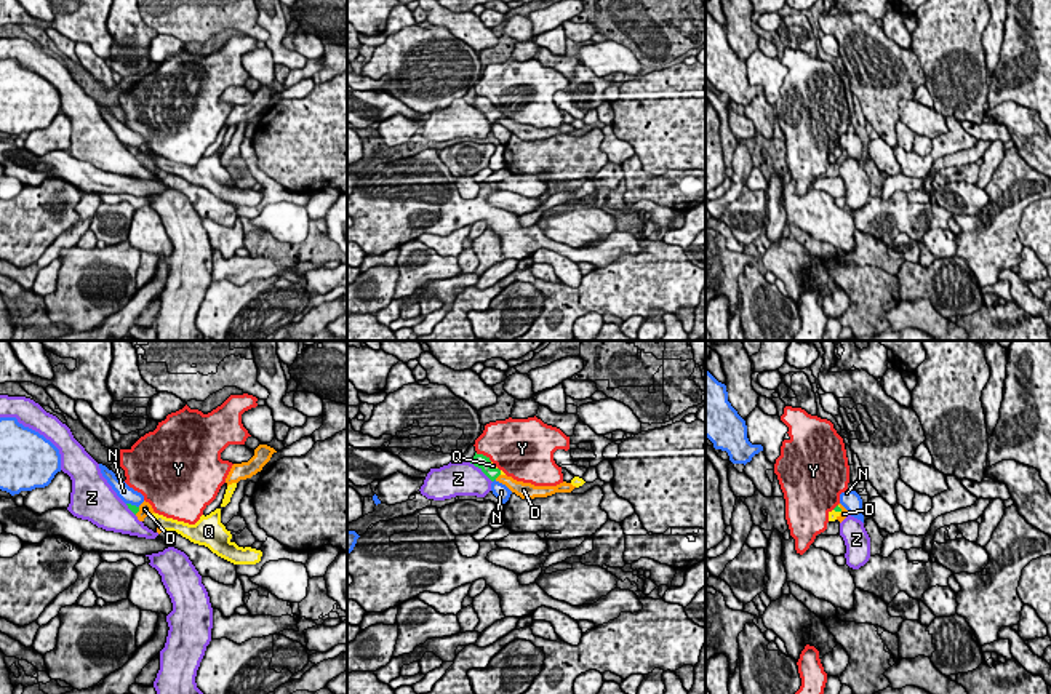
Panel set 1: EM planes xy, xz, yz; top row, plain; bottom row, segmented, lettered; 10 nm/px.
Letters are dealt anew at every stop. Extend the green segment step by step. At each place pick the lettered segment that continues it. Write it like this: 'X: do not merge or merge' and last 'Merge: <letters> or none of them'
D: do not merge
N: do not merge
Q: merge
Y: do not merge
Z: do not merge
Merge: Q

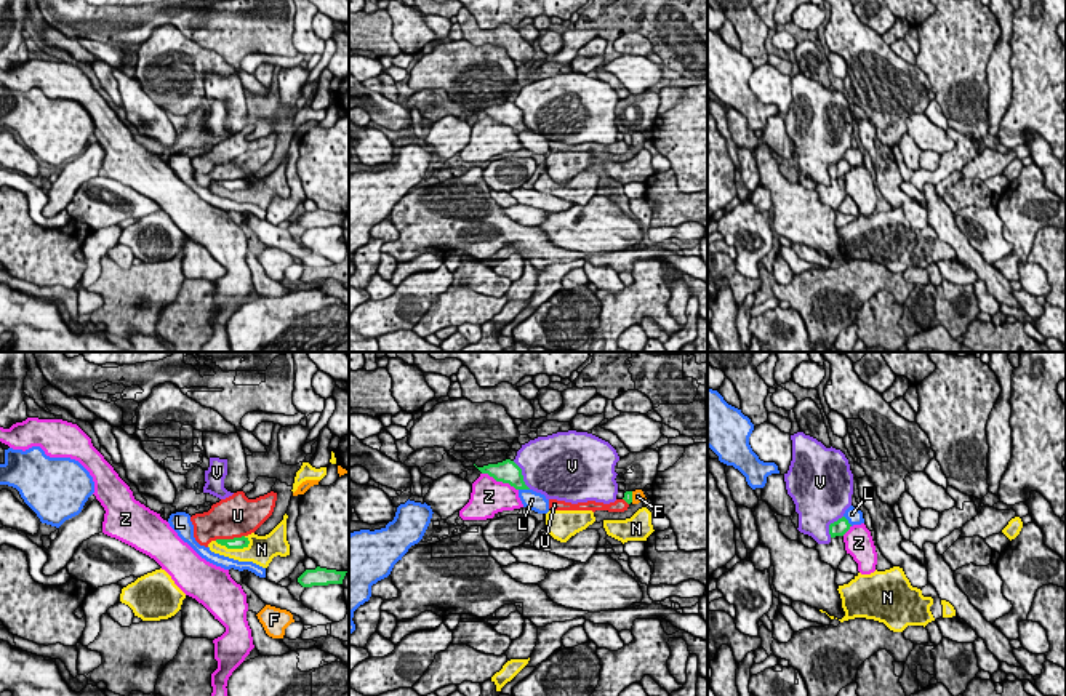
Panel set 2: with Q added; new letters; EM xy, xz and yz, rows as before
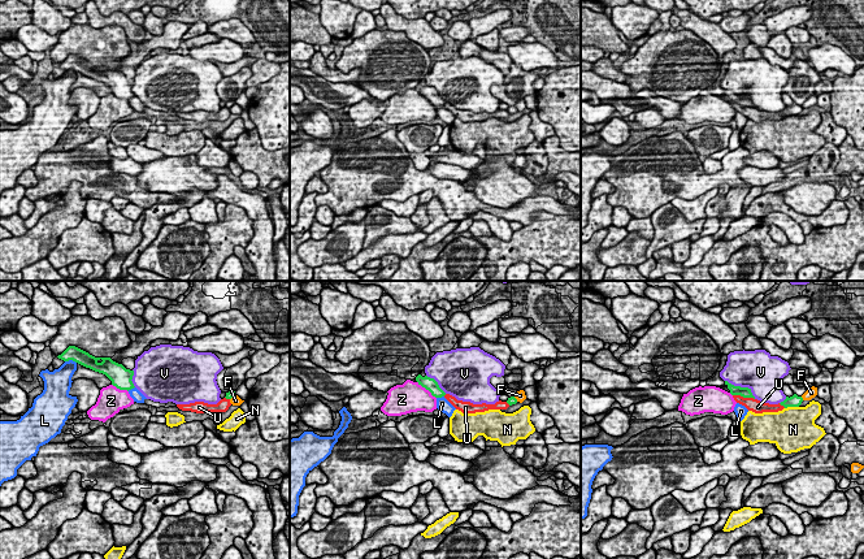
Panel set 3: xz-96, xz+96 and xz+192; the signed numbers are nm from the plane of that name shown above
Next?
F: do not merge
L: do not merge
N: do not merge
U: do not merge
V: do not merge
Z: do not merge
Merge: none of them

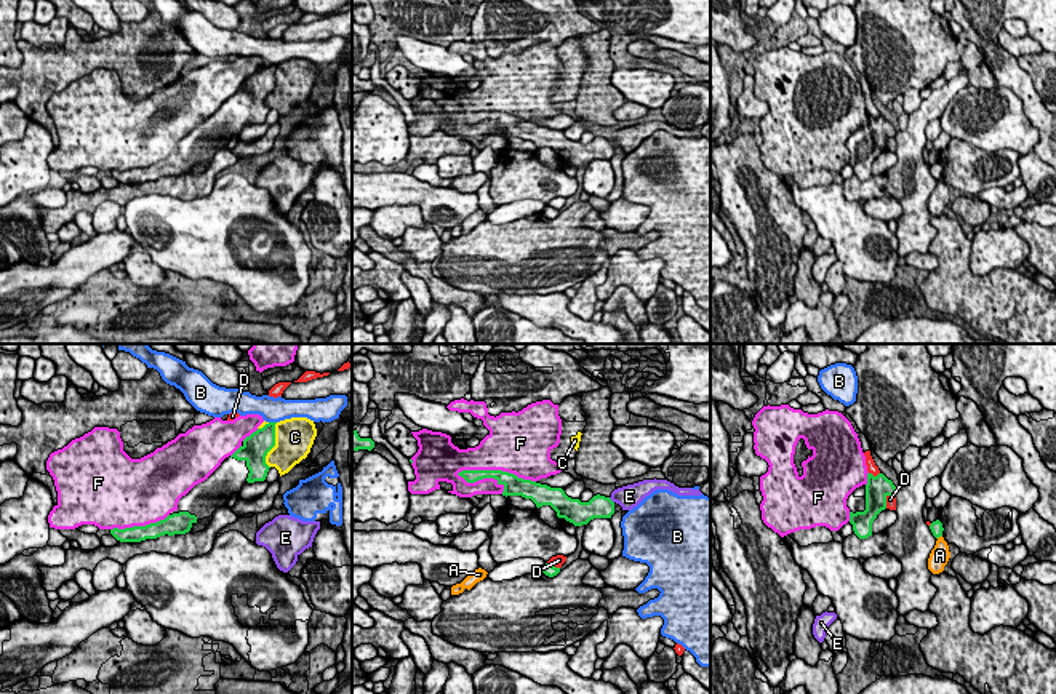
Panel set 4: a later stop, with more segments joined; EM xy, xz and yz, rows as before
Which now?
A: do not merge
B: do not merge
C: do not merge
D: do not merge
E: do not merge
F: do not merge
Merge: none of them

